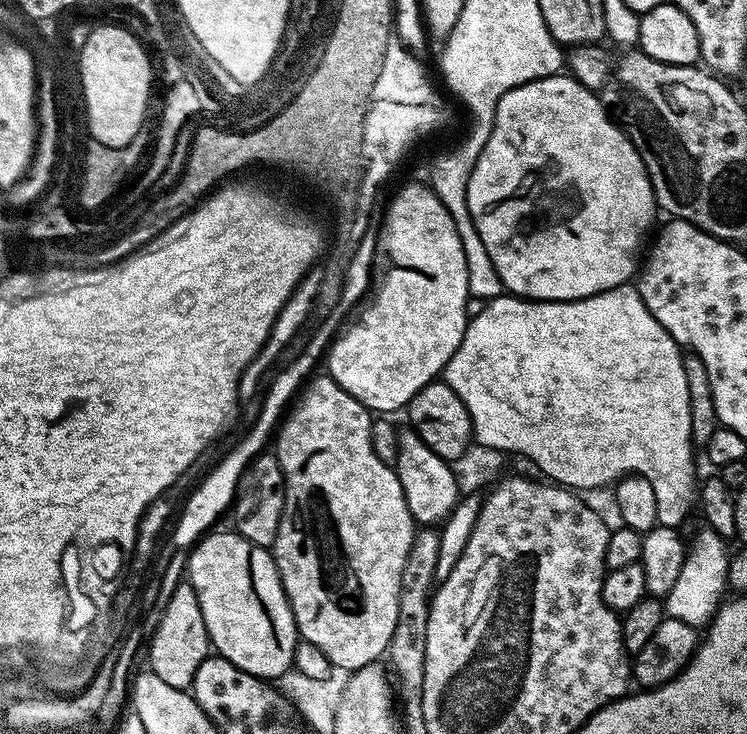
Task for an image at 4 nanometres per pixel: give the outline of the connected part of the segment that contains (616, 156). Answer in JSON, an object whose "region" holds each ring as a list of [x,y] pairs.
{"region":[[[568,74],[528,81],[502,95],[498,102],[490,140],[486,142],[485,149],[482,150],[481,157],[470,174],[468,208],[478,237],[482,240],[486,254],[489,255],[503,287],[511,295],[525,300],[581,300],[587,296],[597,296],[611,288],[627,285],[637,275],[638,265],[642,260],[640,247],[644,244],[644,235],[651,230],[652,219],[655,218],[656,212],[658,213],[656,195],[652,192],[652,183],[638,150],[634,150],[620,125],[610,119],[609,109],[602,103],[601,97]]]}

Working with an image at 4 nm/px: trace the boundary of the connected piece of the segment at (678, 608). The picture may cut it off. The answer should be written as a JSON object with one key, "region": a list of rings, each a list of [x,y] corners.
{"region":[[[705,527],[696,536],[696,545],[690,548],[690,574],[682,575],[674,582],[674,590],[666,597],[666,612],[669,617],[686,622],[690,627],[700,630],[712,623],[716,609],[725,599],[724,588],[728,583],[729,545],[713,528]]]}

